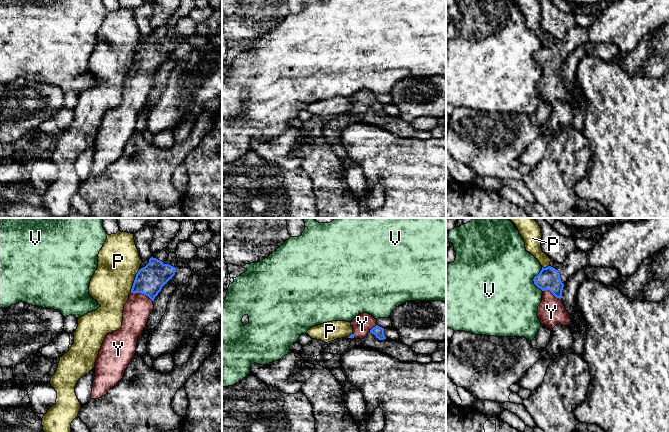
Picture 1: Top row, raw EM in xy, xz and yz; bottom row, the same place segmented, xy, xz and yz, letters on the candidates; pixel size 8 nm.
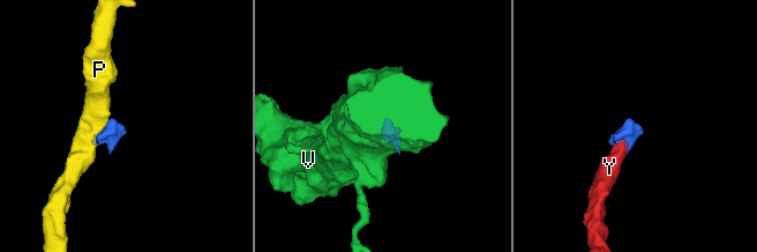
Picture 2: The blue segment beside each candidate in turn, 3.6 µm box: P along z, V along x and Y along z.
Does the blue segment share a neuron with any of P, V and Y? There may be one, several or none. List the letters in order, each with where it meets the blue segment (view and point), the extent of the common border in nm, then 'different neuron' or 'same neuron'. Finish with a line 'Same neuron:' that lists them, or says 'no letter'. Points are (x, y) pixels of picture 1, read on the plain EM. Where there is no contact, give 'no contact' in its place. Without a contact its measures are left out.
P: contact xy (134, 57); length 200 nm; different neuron
V: contact yz (533, 55); length 200 nm; different neuron
Y: contact xy (142, 69); length 190 nm; same neuron
Same neuron: Y

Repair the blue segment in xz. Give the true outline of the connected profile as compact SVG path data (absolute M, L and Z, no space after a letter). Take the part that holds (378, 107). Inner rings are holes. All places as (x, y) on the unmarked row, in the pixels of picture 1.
M368 89L356 92L351 98L353 109L348 114L363 115L368 109L372 109L379 116L386 115L384 104L377 101L377 95Z

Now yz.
M576 26L568 30L563 39L551 37L546 44L534 53L534 60L543 67L537 92L541 101L551 107L556 101L568 102L571 98L561 74L565 58L575 48L587 41L586 28Z

